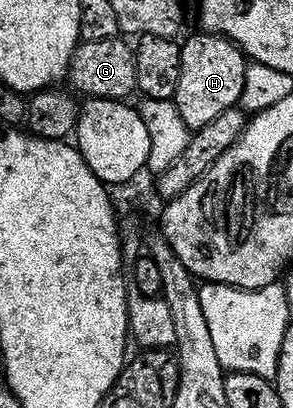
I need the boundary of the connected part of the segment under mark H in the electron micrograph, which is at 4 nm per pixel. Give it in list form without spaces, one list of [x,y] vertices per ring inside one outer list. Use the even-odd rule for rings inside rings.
[[[216,33],[199,34],[194,36],[188,44],[180,47],[180,80],[174,100],[176,108],[180,110],[182,121],[196,133],[203,132],[205,130],[203,127],[210,126],[219,115],[226,114],[232,106],[235,108],[239,104],[244,95],[244,86],[250,66],[244,52],[232,40],[223,38]]]

